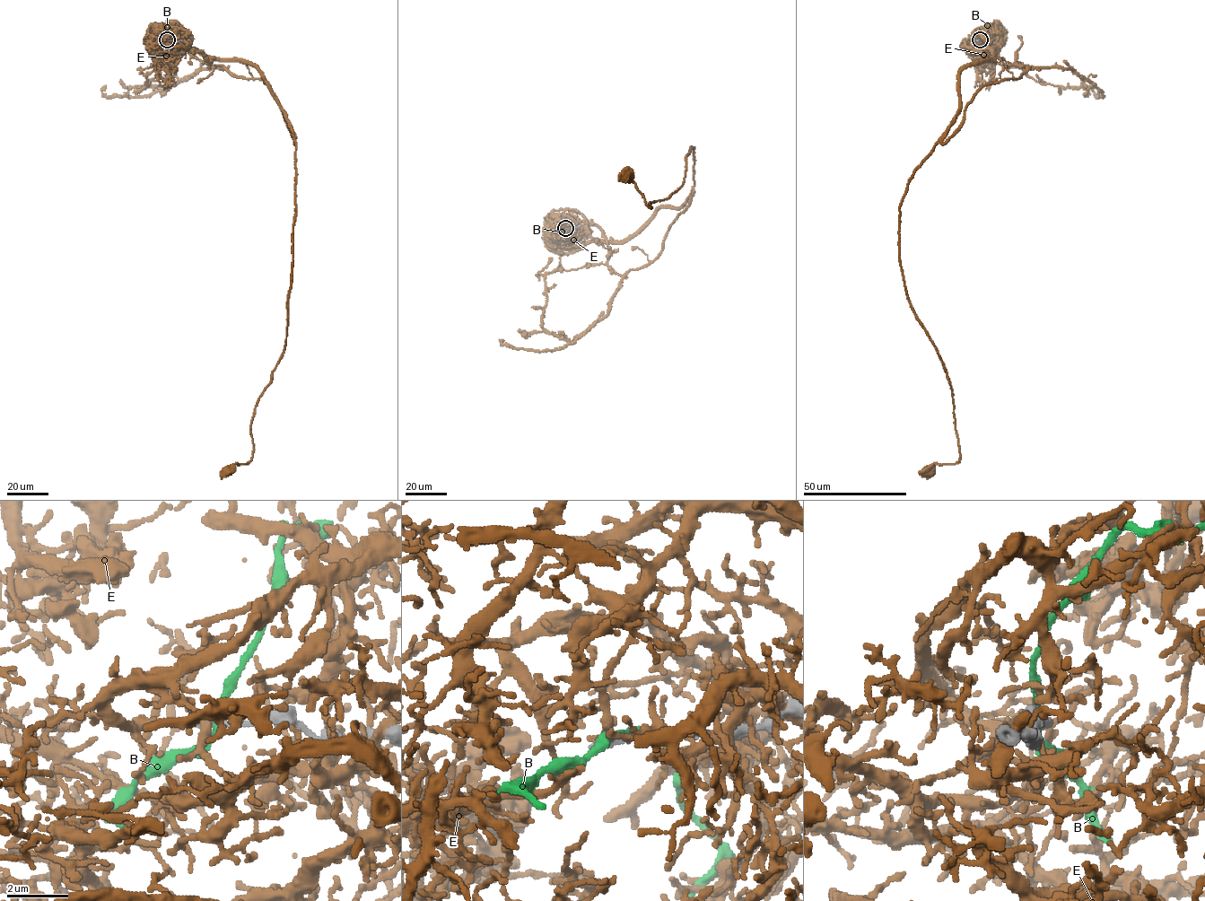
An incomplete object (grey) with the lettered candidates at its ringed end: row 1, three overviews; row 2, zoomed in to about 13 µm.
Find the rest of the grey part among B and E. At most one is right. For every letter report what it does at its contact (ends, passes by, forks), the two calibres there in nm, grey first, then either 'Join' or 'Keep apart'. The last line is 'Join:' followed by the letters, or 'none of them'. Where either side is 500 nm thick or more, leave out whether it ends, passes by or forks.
B: It passes by. Thickness 360 nm (grey) against 200 nm. Keep apart
E: It ends there. Thickness 320 nm (grey) against 320 nm. Keep apart
Join: none of them

